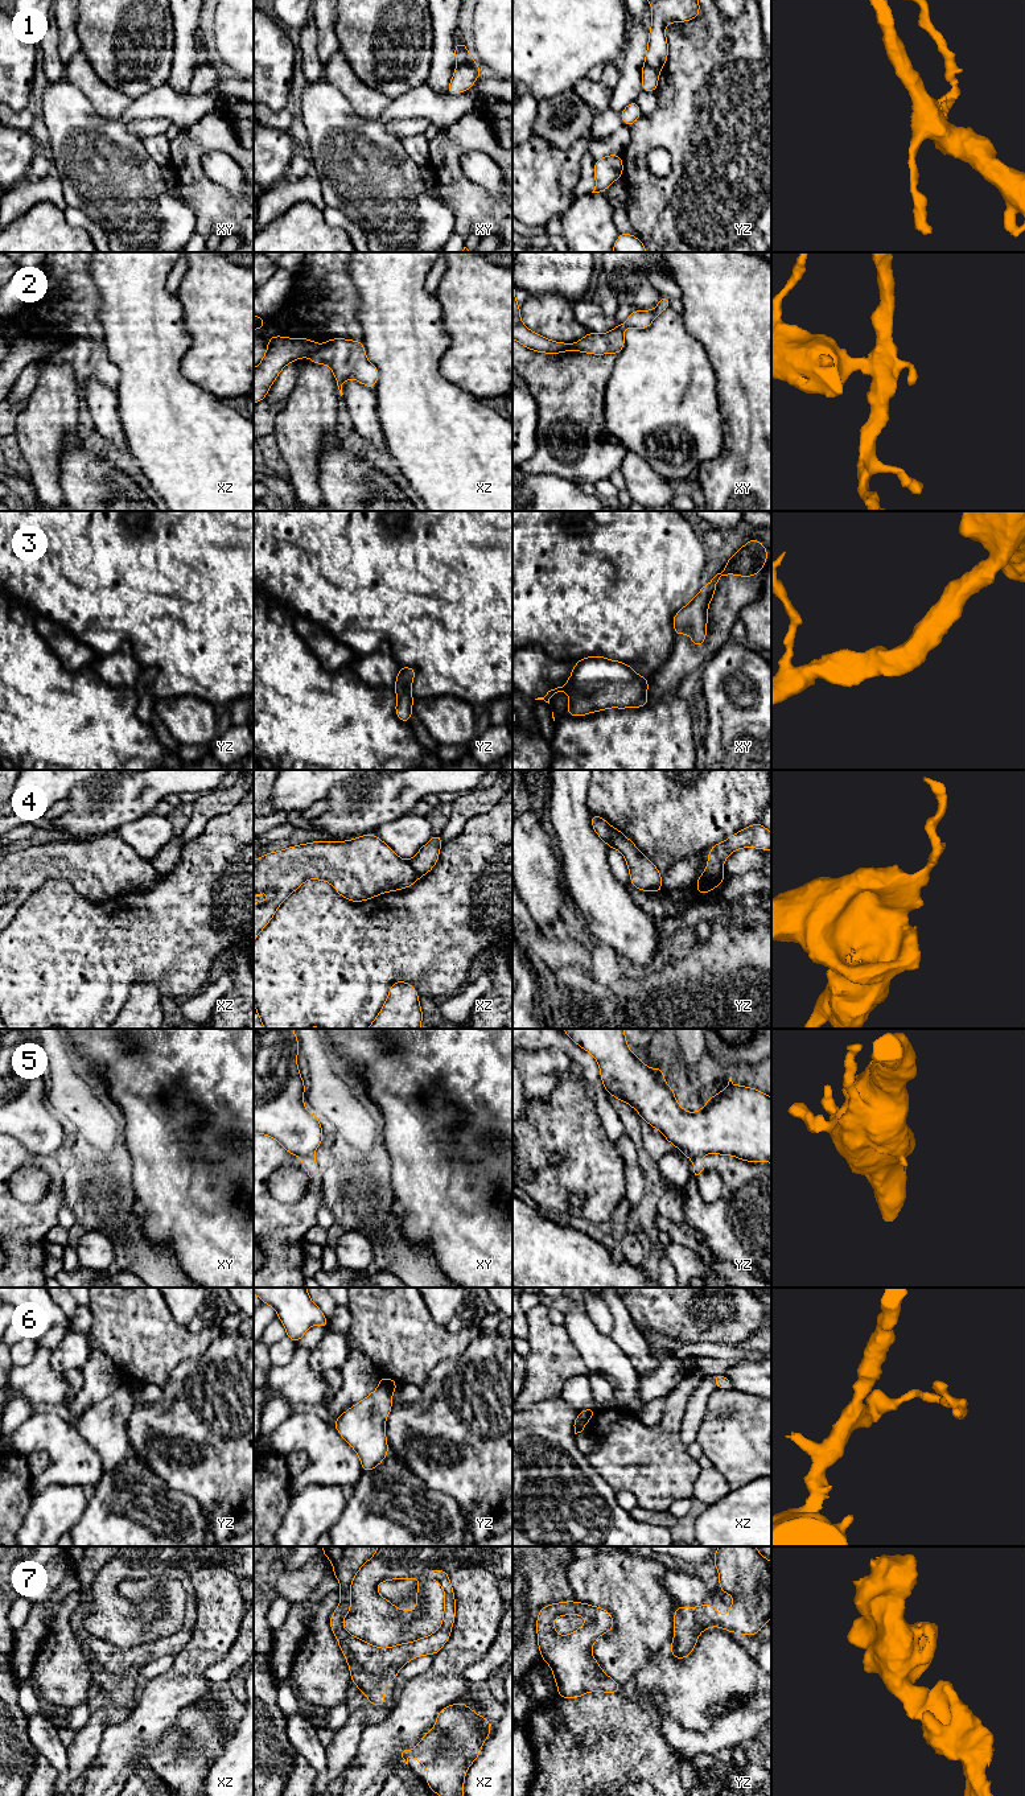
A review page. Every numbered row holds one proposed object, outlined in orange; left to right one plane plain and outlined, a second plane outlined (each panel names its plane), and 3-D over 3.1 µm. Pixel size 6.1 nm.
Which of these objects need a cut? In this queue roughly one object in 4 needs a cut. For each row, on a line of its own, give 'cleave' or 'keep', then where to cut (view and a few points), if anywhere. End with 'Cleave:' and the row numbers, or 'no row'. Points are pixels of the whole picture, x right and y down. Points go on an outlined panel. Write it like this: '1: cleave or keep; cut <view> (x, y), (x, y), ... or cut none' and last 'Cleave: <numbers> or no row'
1: cleave; cut xy (474, 62), (457, 68)
2: cleave; cut xz (320, 346), (308, 355)
3: keep; cut none
4: cleave; cut yz (609, 826), (612, 847)
5: cleave; cut xy (303, 1156), (312, 1157)
6: cleave; cut yz (381, 1384), (391, 1392)
7: keep; cut none
Cleave: 1, 2, 4, 5, 6

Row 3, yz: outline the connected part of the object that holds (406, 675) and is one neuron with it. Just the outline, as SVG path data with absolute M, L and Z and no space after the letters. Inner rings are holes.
M400 666L394 685L394 691L398 696L395 705L395 714L404 724L409 724L409 718L413 713L412 704L415 697L411 693L411 685L415 676L416 676L416 668Z

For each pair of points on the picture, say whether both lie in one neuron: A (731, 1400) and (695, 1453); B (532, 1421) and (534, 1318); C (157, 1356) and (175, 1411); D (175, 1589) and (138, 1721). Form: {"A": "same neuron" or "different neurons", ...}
{"A": "different neurons", "B": "different neurons", "C": "different neurons", "D": "different neurons"}

